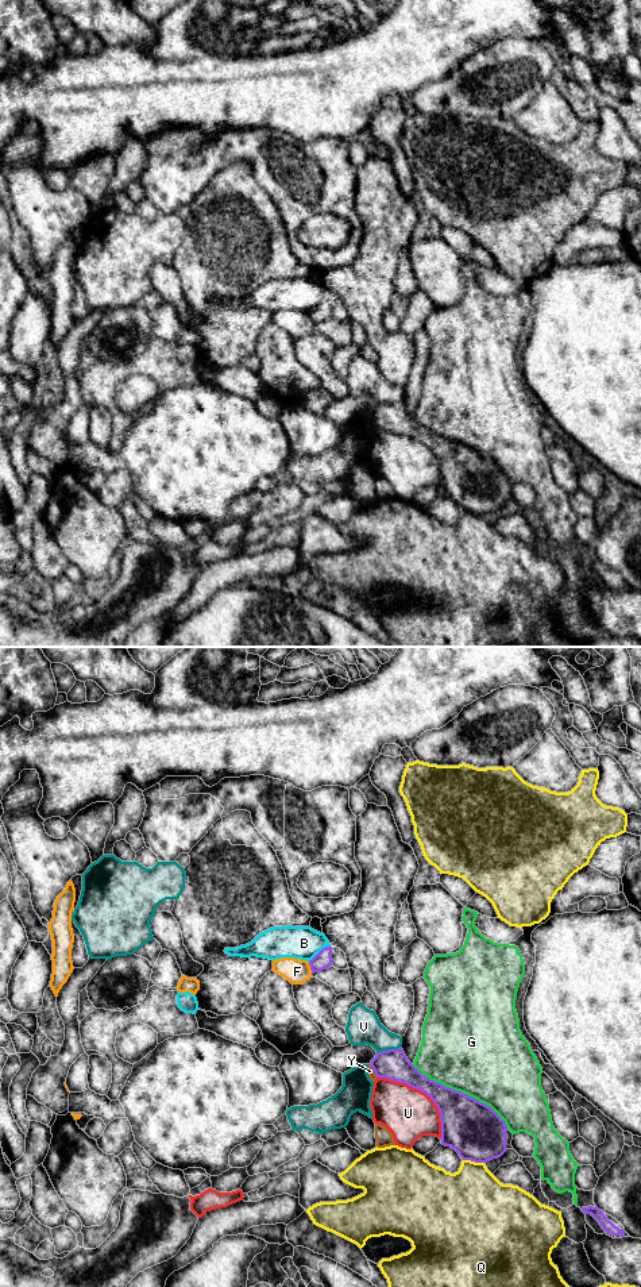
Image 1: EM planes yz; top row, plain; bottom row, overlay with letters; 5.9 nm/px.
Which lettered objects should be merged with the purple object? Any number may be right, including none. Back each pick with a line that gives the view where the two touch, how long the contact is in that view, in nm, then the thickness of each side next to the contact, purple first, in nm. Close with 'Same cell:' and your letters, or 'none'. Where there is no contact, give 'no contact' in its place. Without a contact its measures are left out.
Same cell: none

